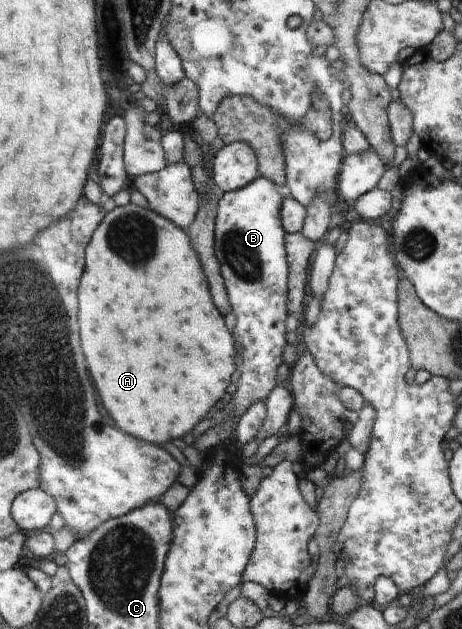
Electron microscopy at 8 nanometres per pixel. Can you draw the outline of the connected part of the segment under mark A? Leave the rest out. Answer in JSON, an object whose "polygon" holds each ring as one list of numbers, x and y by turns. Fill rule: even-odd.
{"polygon":[[131,202,126,206,117,206,107,214,105,221,95,232,88,247,87,261,86,274,82,277,82,286,80,287,83,347,87,351,87,359,91,363,91,373,95,377,95,381,97,381,97,387,101,391,103,403,107,405,111,415,115,417,117,425,123,431,127,431,127,433,131,433,131,435,135,435,139,439,145,439,145,441,155,443,155,445,161,445,161,443,171,441,175,437,183,437,179,433,191,431,207,415,207,409,225,393,225,389,231,383,231,375,235,371,233,335,227,331,221,313,211,305,211,293,209,293,209,287,207,287,207,279,205,279,203,267,197,261,197,255,195,255,195,251,191,247,190,236,185,234,178,224,174,224,149,207,141,207],[181,297,185,297,183,305,187,303,189,311,183,317,173,317,173,313,179,313,179,299]]}

